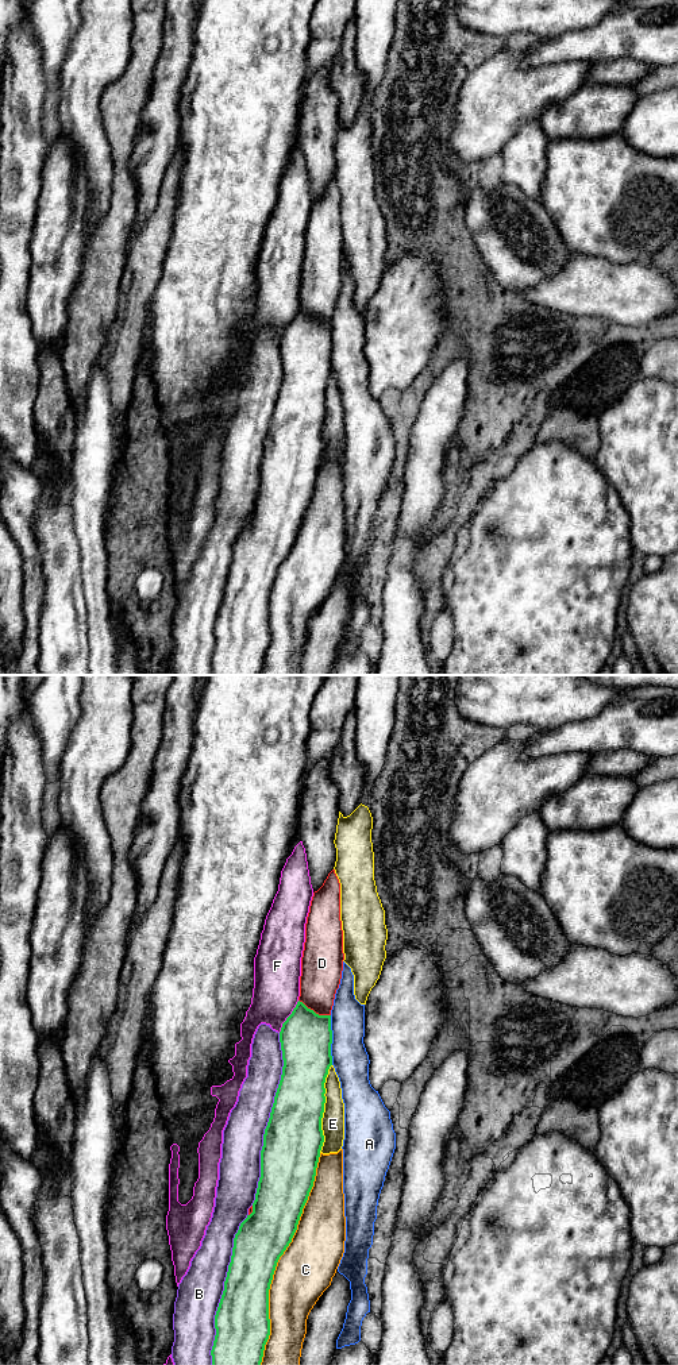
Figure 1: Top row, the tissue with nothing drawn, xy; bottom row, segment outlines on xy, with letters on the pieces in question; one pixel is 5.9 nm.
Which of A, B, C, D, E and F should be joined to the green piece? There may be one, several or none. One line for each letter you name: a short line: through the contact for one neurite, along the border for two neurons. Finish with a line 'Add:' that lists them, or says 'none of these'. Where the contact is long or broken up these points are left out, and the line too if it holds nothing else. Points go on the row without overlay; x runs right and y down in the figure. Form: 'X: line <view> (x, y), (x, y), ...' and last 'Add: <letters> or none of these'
Add: none of these

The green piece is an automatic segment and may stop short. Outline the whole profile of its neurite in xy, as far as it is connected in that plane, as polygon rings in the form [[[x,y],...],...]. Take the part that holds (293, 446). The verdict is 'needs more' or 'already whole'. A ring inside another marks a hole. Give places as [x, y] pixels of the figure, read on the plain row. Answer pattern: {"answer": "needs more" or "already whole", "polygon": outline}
{"answer": "already whole", "polygon": [[[298,309],[282,332],[280,351],[284,369],[282,383],[263,443],[261,486],[253,521],[240,532],[235,543],[224,599],[215,624],[212,675],[261,675],[270,644],[270,593],[277,571],[297,539],[313,496],[324,451],[321,439],[324,392],[332,374],[331,324],[319,324]]]}

